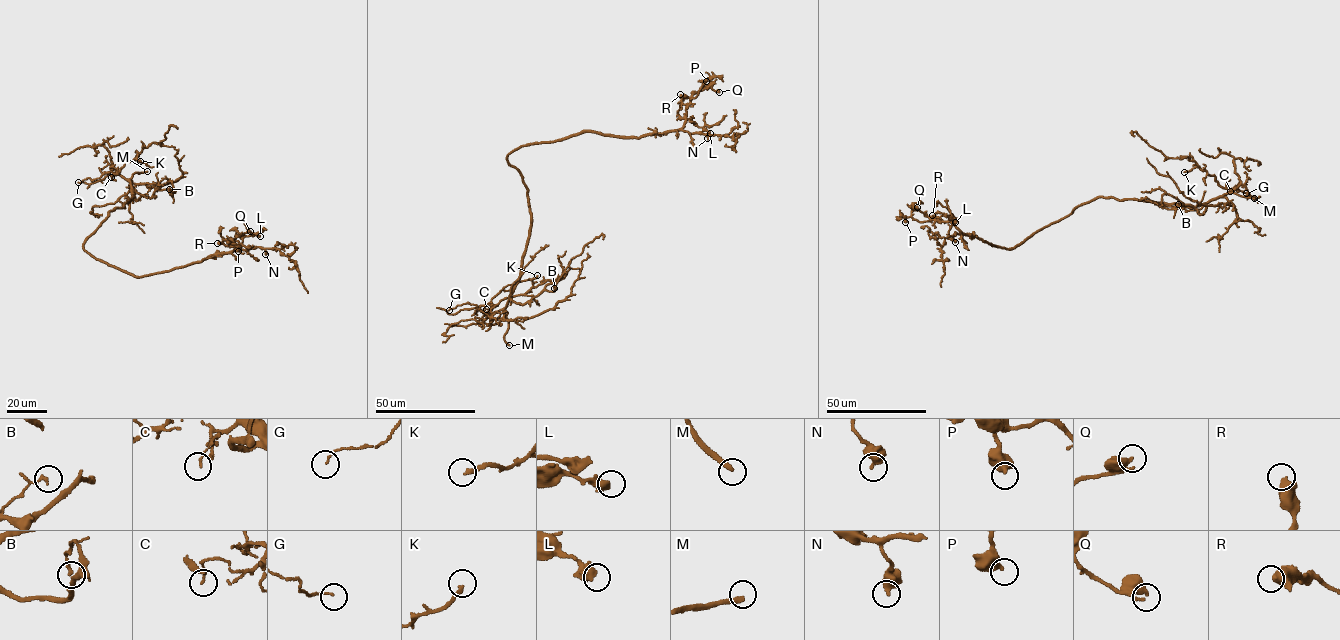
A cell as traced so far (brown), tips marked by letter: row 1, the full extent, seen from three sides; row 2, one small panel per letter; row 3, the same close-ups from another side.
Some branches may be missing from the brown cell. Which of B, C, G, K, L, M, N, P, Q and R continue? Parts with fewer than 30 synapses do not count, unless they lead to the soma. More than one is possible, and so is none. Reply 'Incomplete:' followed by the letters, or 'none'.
Incomplete: Q

